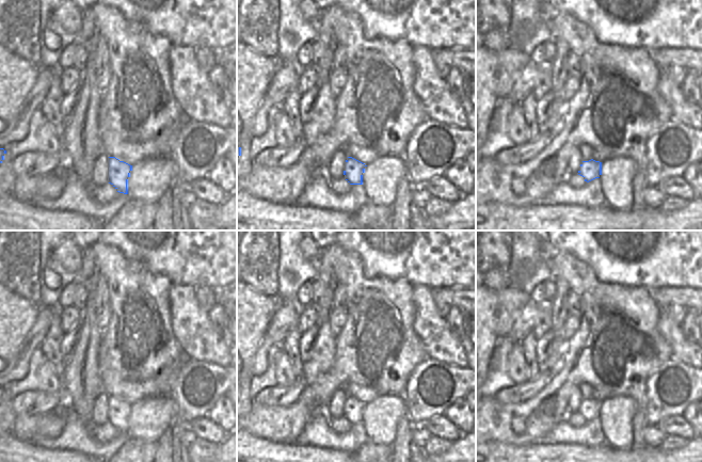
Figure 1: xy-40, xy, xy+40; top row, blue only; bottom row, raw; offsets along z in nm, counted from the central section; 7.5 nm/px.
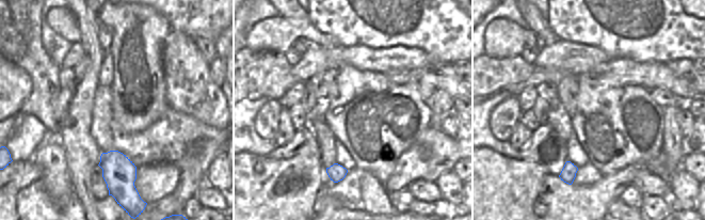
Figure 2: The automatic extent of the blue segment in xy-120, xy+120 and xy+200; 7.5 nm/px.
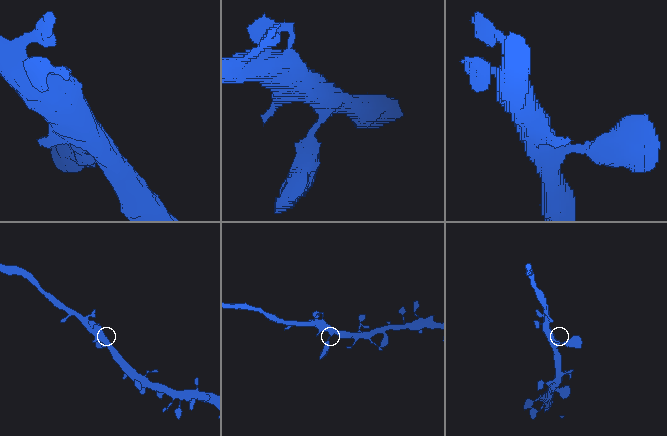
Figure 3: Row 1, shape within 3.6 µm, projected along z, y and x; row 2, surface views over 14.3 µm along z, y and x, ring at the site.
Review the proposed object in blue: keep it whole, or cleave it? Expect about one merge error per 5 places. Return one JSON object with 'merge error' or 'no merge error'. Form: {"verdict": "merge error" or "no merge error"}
{"verdict": "no merge error"}

